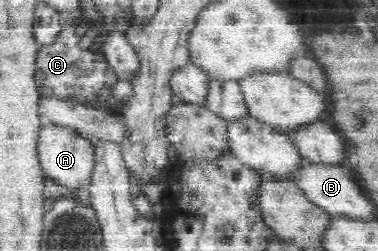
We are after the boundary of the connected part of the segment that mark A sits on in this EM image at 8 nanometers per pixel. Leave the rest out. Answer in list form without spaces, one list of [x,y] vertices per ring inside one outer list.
[[[44,123],[37,148],[42,168],[48,179],[51,178],[72,190],[91,186],[92,174],[98,165],[101,150],[98,142],[80,136],[70,127]]]

